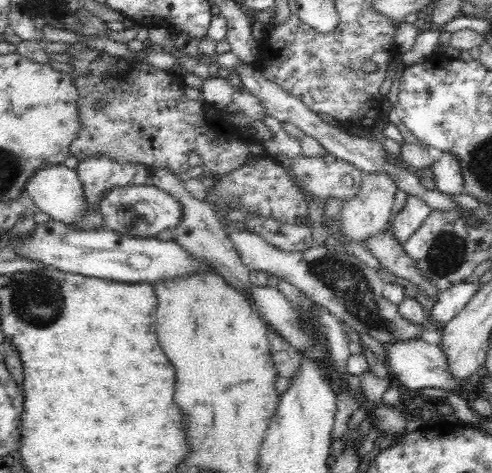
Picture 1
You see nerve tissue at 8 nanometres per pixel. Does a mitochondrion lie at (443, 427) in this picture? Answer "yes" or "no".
no

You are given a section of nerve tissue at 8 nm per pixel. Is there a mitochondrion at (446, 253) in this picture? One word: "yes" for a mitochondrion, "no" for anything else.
yes

